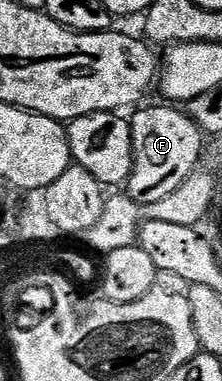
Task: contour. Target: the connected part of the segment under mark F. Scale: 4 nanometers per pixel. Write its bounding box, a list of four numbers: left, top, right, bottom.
[125,104,205,207]

